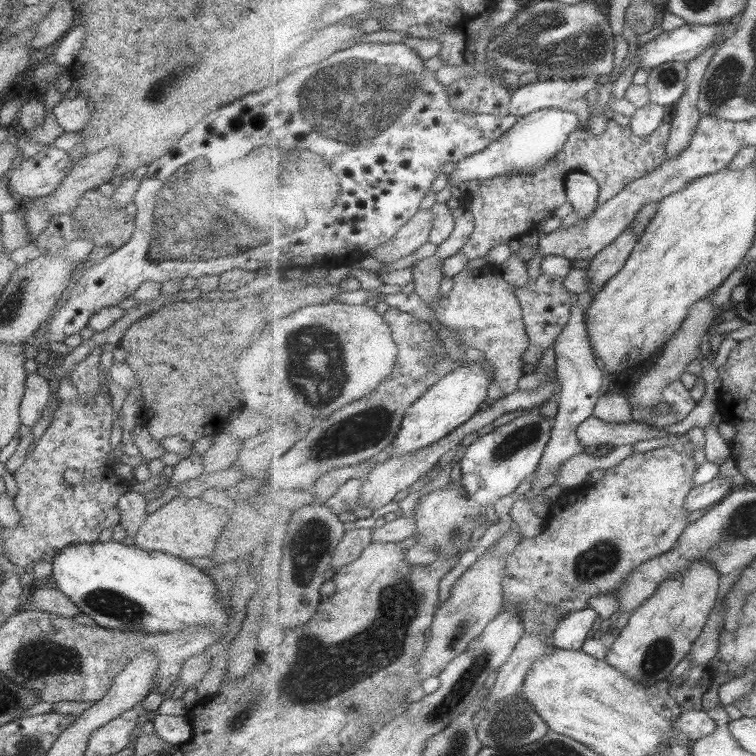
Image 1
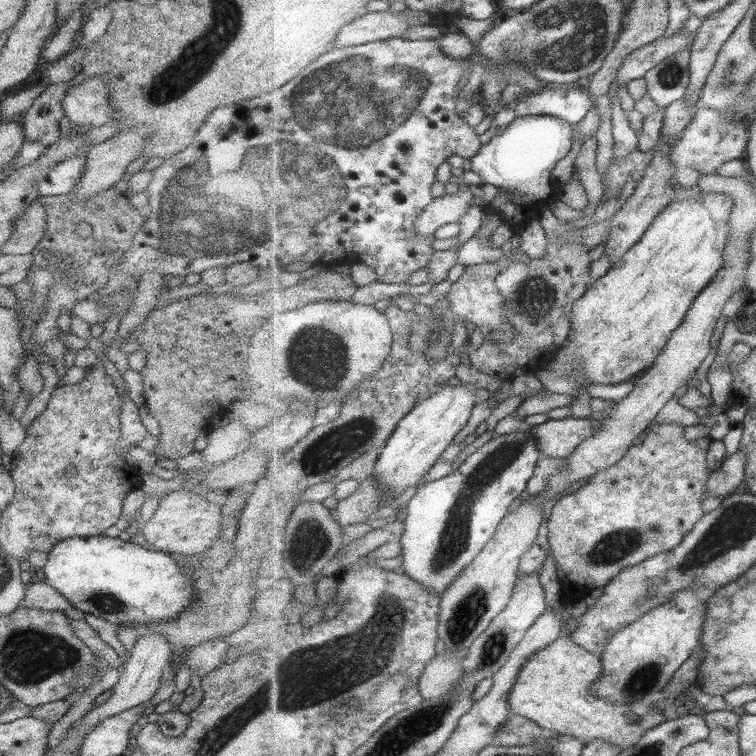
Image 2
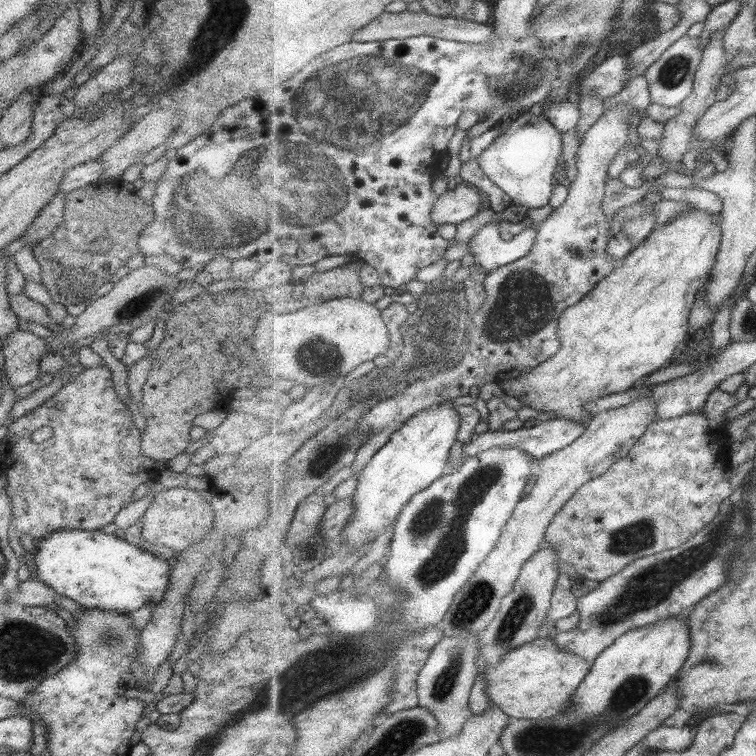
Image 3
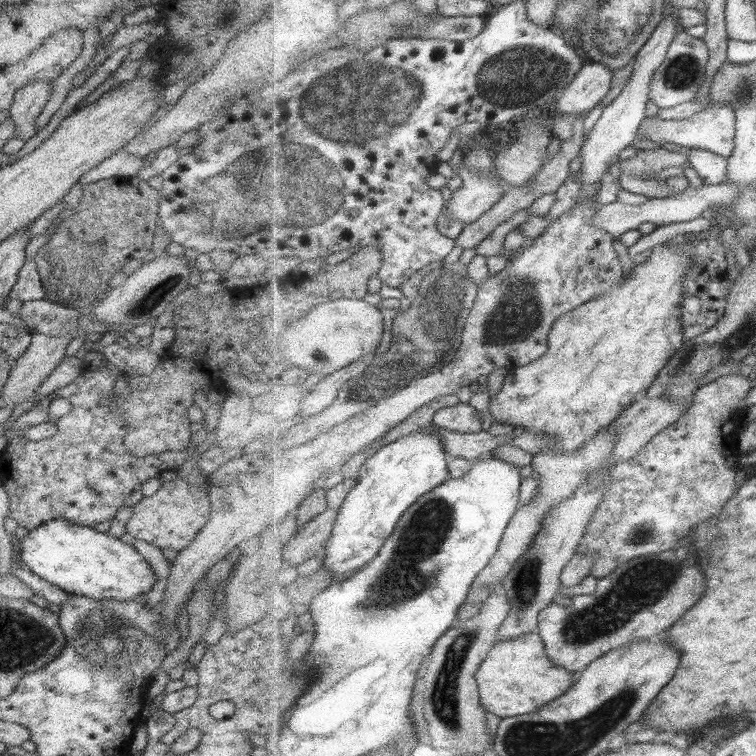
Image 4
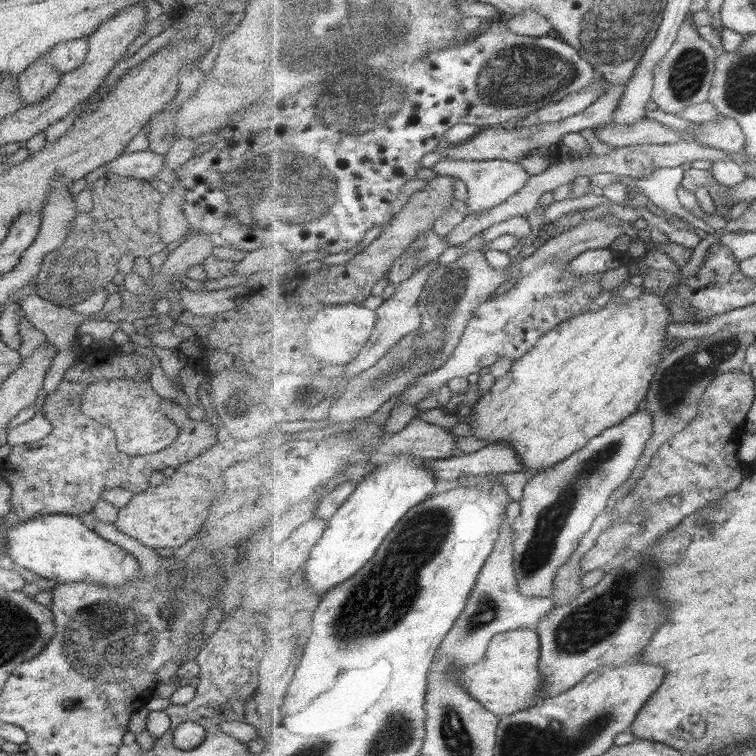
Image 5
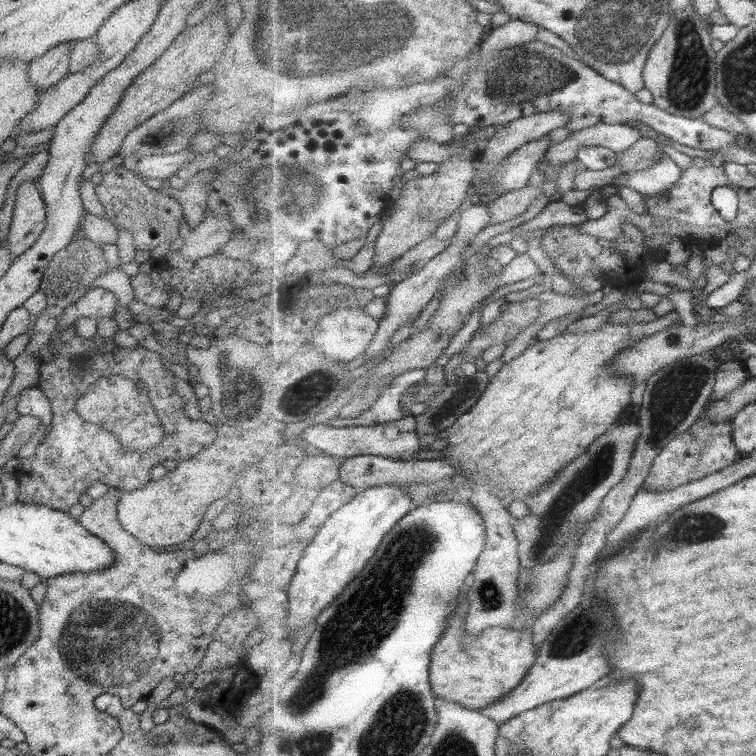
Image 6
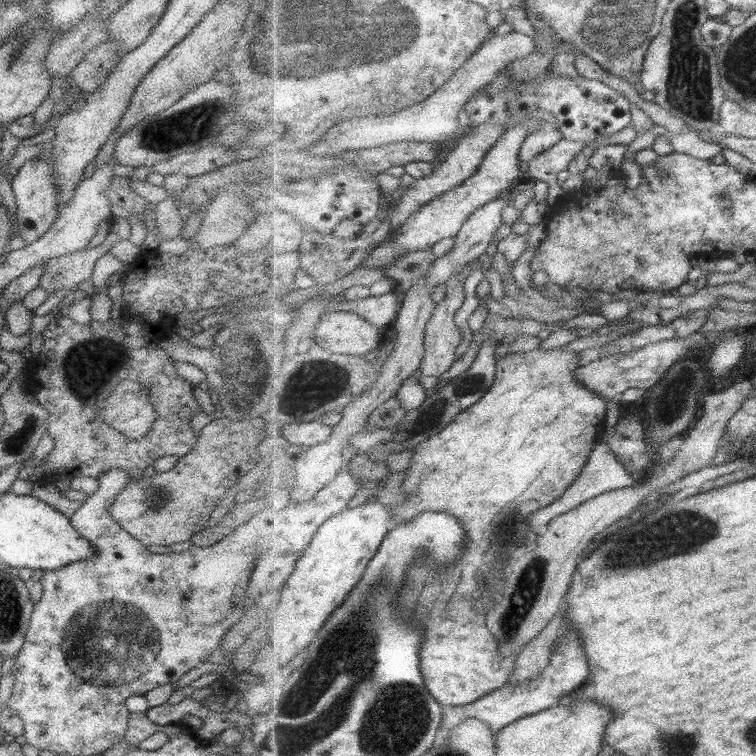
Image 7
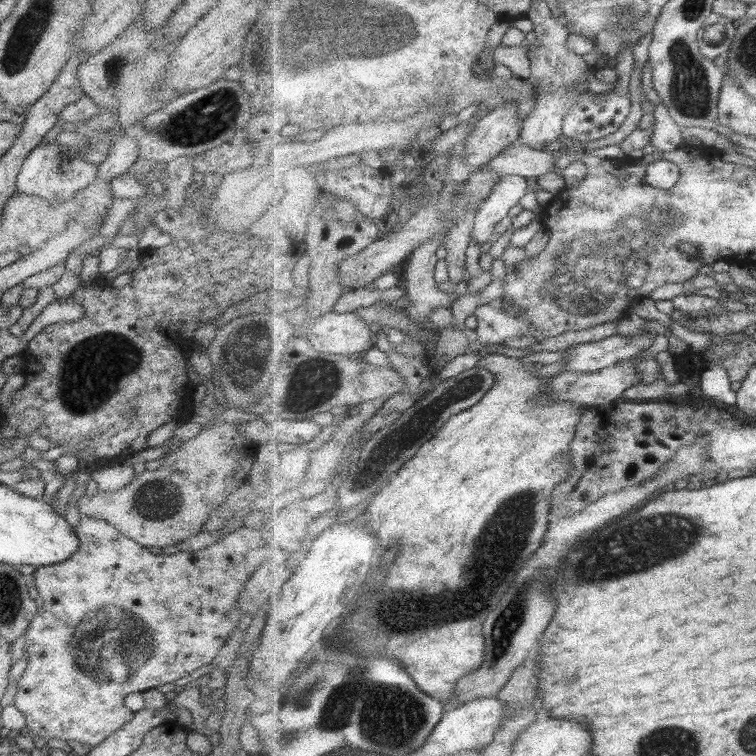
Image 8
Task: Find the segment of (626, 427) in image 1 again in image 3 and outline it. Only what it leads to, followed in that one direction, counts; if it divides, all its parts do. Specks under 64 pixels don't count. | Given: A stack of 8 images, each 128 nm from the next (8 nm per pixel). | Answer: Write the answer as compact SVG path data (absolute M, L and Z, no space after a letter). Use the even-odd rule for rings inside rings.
M555 418L545 421L543 423L535 424L533 427L523 428L507 431L501 429L498 431L485 431L484 433L474 434L472 439L463 445L462 450L465 456L477 456L486 450L492 448L520 448L525 452L528 452L530 456L533 456L535 461L544 459L545 456L553 454L558 450L563 450L566 446L573 444L577 438L579 438L587 428L587 424L582 422L575 422L567 418Z

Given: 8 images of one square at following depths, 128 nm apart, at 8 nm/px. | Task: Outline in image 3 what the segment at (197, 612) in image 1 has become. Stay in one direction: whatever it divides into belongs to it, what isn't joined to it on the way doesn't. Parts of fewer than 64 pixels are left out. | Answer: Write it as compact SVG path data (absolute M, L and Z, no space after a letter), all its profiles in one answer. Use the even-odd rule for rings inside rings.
M53 530L49 532L49 536L45 534L41 540L33 540L34 543L34 553L33 553L33 562L36 564L36 579L44 582L47 586L50 586L57 595L63 595L67 598L73 600L83 608L100 608L104 611L118 612L118 613L127 613L137 610L140 606L151 604L157 604L168 585L168 576L170 566L167 561L162 559L159 556L155 556L149 553L146 550L139 548L133 544L129 544L121 540L121 538L116 538L112 534L104 534L101 530Z

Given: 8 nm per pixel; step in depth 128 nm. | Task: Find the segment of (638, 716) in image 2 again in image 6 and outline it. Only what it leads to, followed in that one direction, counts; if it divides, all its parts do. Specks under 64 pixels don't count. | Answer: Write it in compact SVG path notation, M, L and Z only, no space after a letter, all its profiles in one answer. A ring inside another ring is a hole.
M467 587L458 596L458 605L448 618L445 632L433 647L430 681L434 694L443 700L456 702L473 711L493 704L521 684L537 660L530 628L518 631L509 626L486 628L476 641L466 643L466 618L470 609Z

